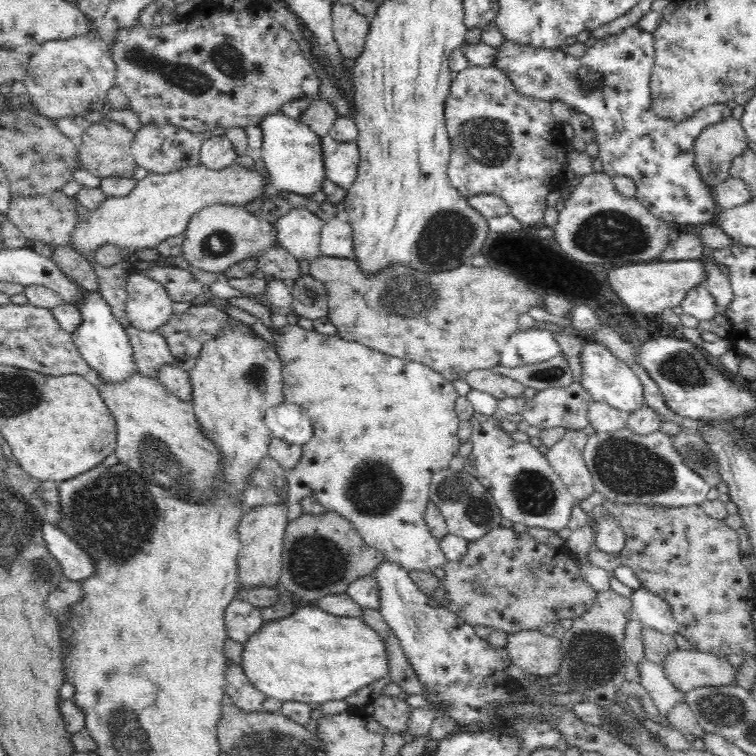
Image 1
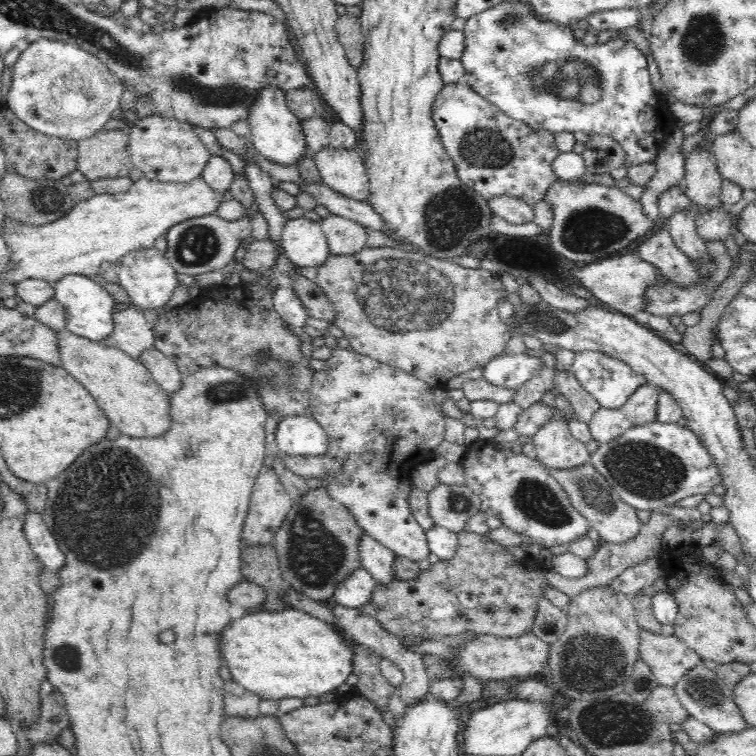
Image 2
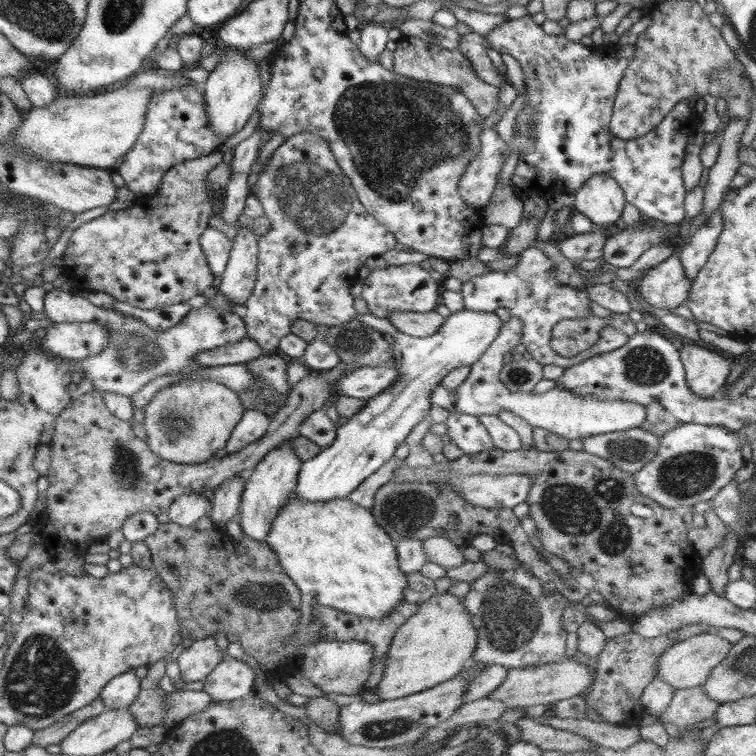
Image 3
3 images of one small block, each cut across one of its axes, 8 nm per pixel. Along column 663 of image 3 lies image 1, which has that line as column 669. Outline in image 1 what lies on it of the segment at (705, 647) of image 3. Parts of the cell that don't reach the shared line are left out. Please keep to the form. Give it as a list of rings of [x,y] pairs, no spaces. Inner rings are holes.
[[[670,650],[660,664],[668,682],[686,694],[698,686],[736,686],[736,666],[730,666],[726,656],[716,656],[700,650]]]

